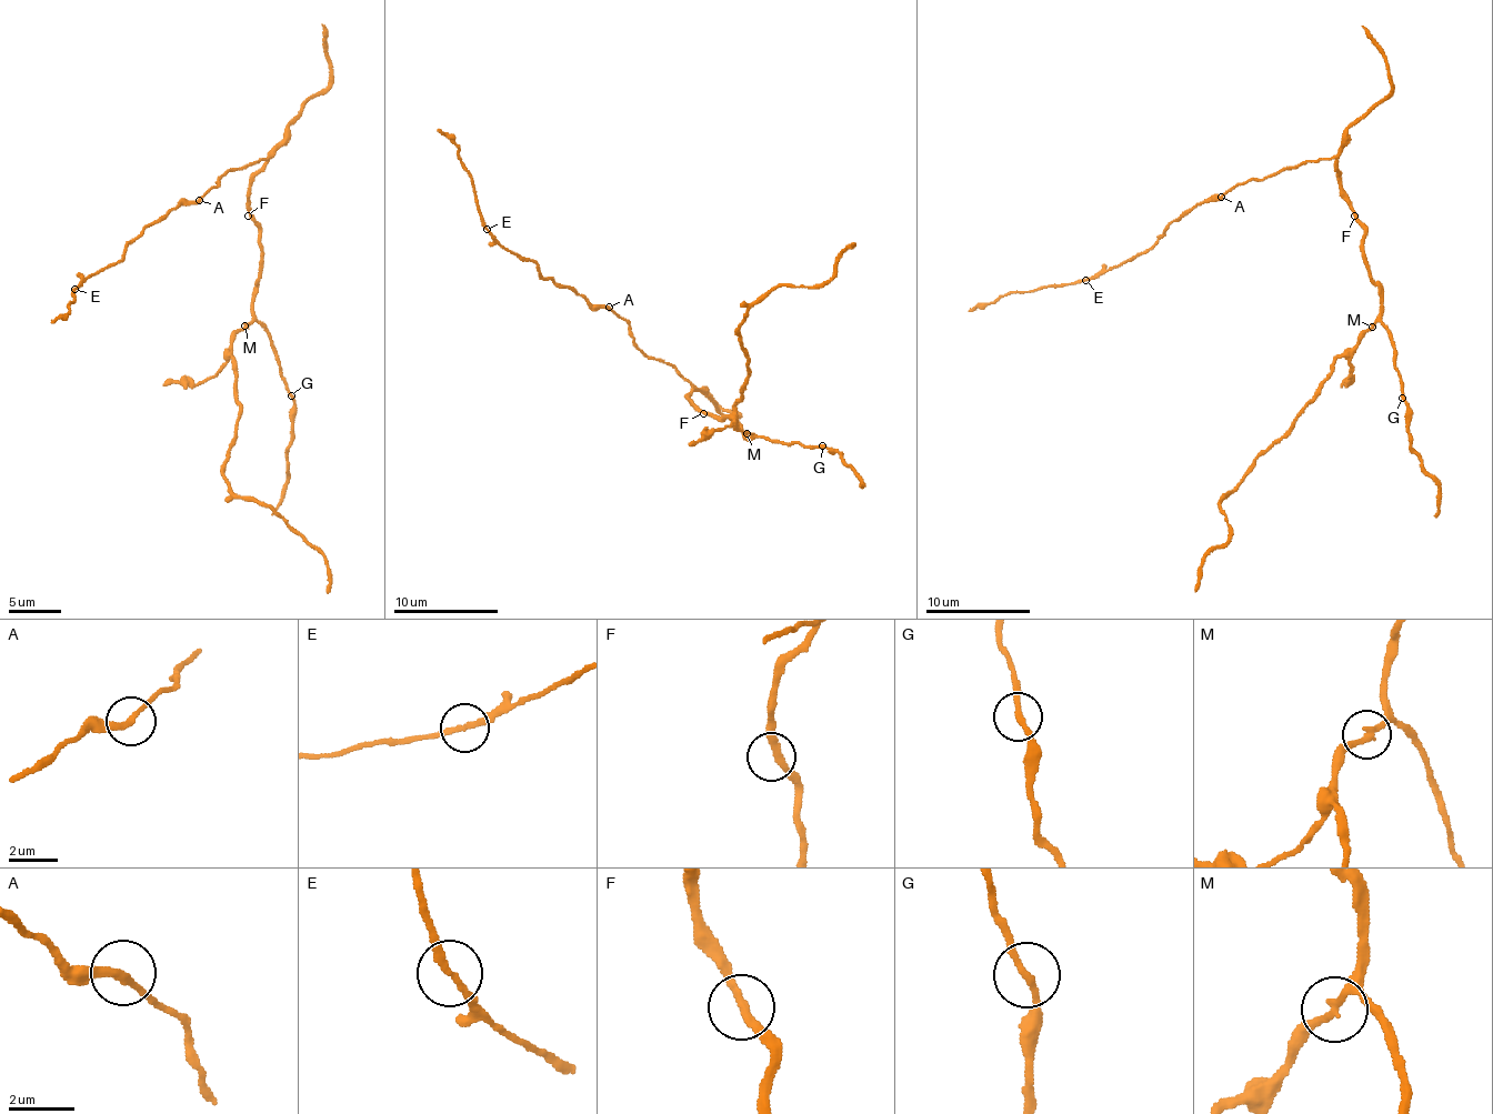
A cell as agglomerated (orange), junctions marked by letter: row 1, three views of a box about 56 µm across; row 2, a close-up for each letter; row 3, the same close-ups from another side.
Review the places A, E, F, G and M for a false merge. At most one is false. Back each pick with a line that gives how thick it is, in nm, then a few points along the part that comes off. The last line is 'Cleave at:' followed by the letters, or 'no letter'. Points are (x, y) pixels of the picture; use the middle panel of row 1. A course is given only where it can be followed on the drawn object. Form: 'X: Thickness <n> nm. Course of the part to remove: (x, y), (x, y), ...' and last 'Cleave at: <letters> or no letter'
Cleave at: no letter

